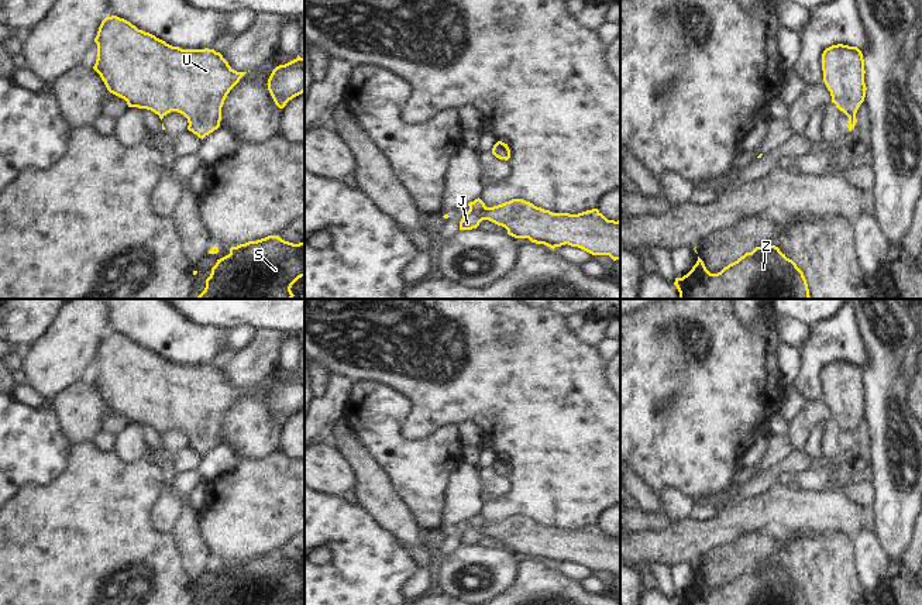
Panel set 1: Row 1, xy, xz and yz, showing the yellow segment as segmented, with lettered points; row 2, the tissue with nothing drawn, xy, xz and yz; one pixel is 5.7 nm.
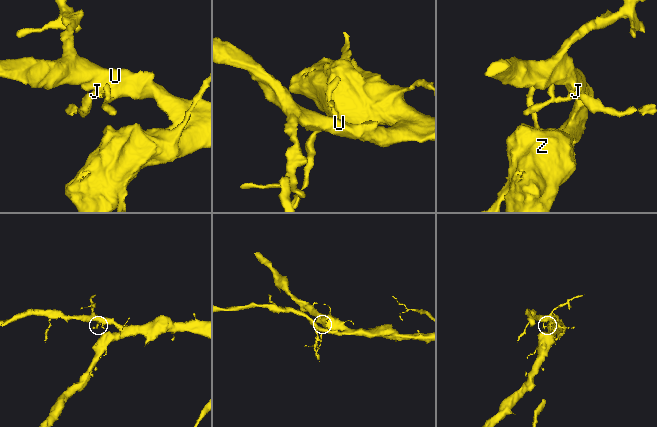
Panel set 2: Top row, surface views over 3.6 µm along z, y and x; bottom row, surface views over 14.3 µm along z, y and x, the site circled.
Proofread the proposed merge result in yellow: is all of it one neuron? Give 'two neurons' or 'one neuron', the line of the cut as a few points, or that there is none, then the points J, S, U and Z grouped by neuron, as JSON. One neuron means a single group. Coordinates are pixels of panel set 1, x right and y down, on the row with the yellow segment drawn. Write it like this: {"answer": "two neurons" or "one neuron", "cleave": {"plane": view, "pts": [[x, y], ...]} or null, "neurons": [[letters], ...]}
{"answer": "two neurons", "cleave": {"plane": "xz", "pts": [[470, 209], [481, 210], [484, 219]]}, "neurons": [["J"], ["S", "U", "Z"]]}

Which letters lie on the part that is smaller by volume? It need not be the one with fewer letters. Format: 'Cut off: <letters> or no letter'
Cut off: J

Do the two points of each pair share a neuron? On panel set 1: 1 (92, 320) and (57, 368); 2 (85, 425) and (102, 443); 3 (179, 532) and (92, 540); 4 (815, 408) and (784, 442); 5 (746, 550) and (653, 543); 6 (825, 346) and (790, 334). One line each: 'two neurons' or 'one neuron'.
1: one neuron
2: two neurons
3: two neurons
4: one neuron
5: two neurons
6: two neurons

